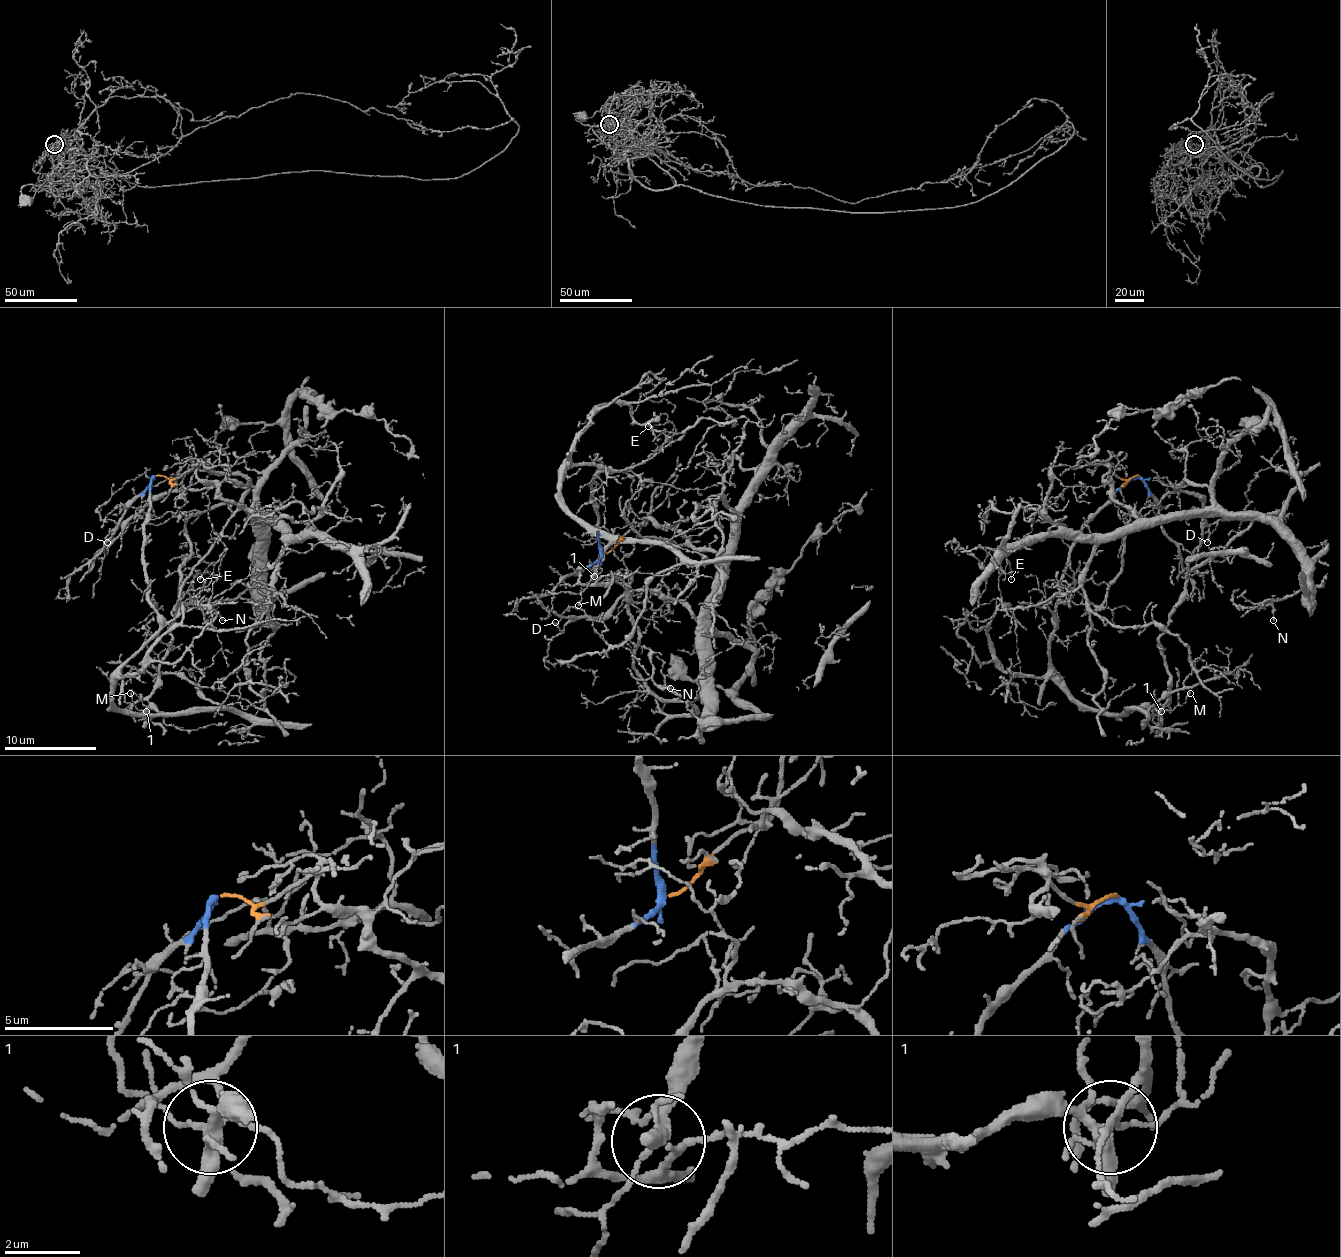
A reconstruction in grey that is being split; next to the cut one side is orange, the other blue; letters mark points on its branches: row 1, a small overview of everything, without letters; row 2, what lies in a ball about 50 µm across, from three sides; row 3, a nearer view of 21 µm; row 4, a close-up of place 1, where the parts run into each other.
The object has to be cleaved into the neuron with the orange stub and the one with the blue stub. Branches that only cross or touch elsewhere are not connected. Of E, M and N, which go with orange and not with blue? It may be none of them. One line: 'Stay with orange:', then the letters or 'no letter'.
Stay with orange: N

